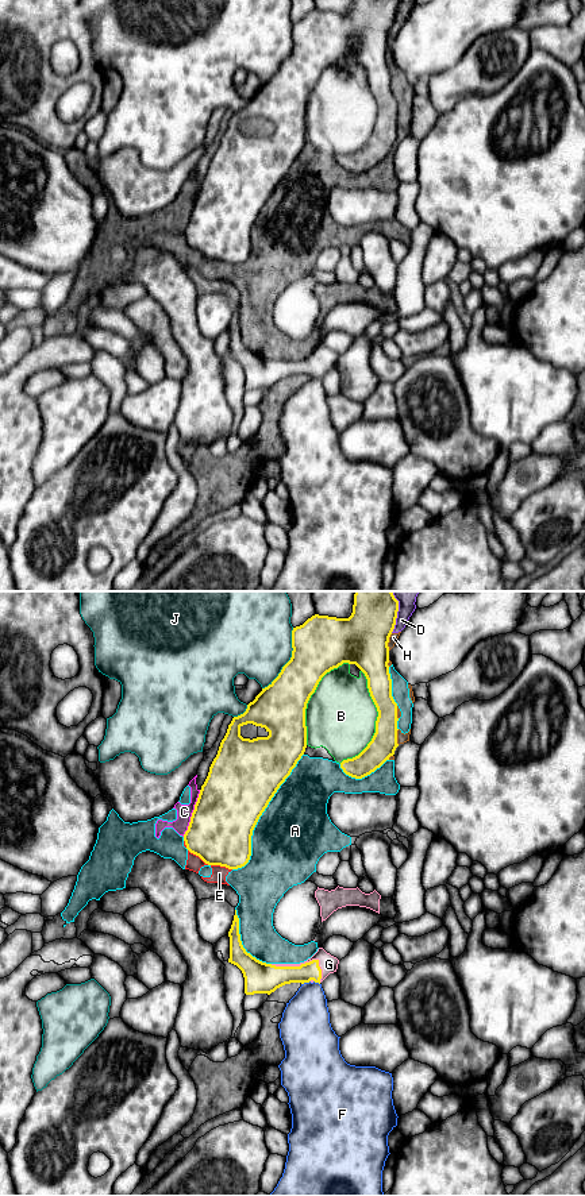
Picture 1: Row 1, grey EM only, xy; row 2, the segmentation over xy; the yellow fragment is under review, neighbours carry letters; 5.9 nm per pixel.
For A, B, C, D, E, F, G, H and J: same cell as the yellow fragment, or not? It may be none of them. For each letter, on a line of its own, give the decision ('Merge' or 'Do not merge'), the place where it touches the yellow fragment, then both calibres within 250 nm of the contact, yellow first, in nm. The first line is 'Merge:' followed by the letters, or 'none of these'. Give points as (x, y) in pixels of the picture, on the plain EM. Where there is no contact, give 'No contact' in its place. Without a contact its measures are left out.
Merge: none of these
A: Do not merge. Touches yellow at xy (261, 209). Thickness 420 nm (yellow) against 440 nm
B: Do not merge. Touches yellow at xy (376, 116). Thickness 160 nm (yellow) against 420 nm
C: Do not merge. Touches yellow at xy (192, 208). Thickness 380 nm (yellow) against 100 nm
D: Do not merge. Touches yellow at xy (396, 12). Thickness 300 nm (yellow) against 80 nm
E: Do not merge. Touches yellow at xy (222, 261). Thickness 380 nm (yellow) against 90 nm
F: Do not merge. Touches yellow at xy (306, 377). Thickness 180 nm (yellow) against 280 nm
G: Do not merge. Touches yellow at xy (303, 359). Thickness 180 nm (yellow) against 110 nm
H: Do not merge. Touches yellow at xy (388, 37). Thickness 300 nm (yellow) against 50 nm
J: Do not merge. Touches yellow at xy (291, 54). Thickness 320 nm (yellow) against 420 nm

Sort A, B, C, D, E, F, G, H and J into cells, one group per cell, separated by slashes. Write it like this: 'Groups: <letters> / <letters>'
Groups: A B C D E G H / F / J

